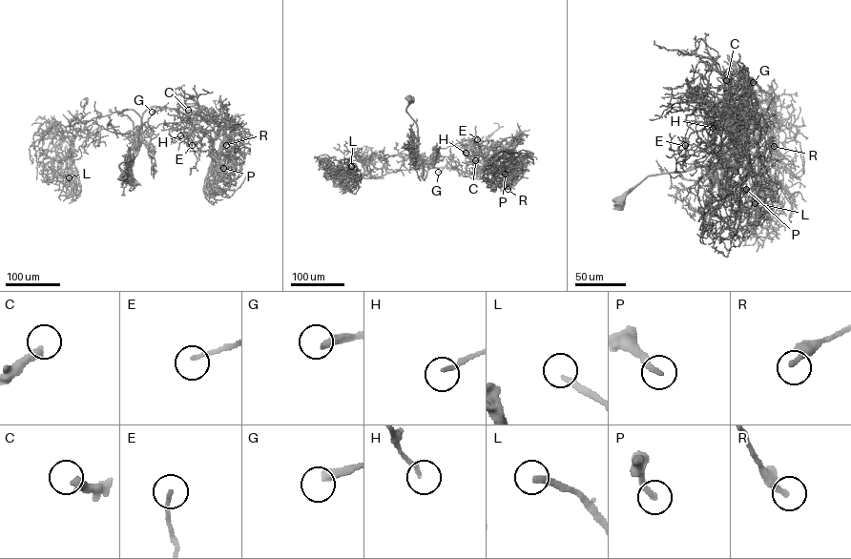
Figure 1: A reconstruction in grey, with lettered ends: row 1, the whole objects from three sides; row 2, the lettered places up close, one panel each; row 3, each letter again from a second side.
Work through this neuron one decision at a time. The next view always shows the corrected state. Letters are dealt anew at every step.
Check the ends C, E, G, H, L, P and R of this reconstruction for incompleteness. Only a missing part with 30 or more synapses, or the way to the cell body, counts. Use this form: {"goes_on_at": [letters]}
{"goes_on_at": ["G", "L", "P"]}

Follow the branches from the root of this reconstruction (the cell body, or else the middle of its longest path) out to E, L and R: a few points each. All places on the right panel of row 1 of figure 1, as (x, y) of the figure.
E: (619, 202), (648, 176), (727, 166), (767, 148), (745, 73), (751, 88), (727, 99), (716, 135), (685, 145)
L: (619, 202), (648, 176), (734, 162), (738, 155), (726, 113), (771, 93), (779, 160), (766, 195), (755, 203)
R: (619, 202), (648, 176), (727, 166), (767, 148), (743, 73), (759, 169), (759, 147), (772, 136), (774, 146)

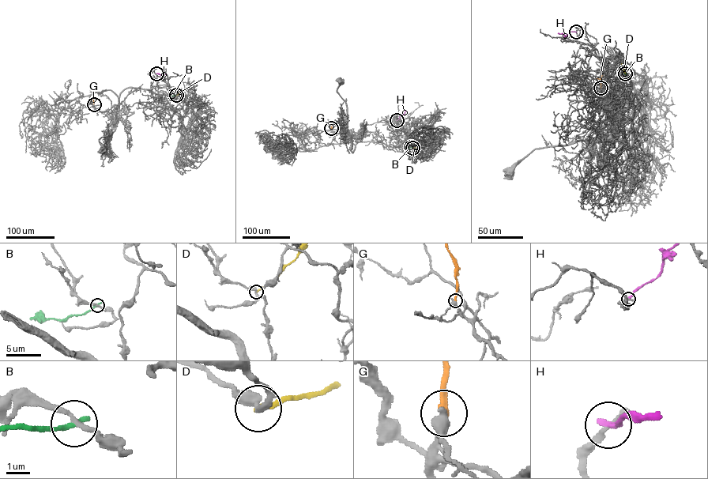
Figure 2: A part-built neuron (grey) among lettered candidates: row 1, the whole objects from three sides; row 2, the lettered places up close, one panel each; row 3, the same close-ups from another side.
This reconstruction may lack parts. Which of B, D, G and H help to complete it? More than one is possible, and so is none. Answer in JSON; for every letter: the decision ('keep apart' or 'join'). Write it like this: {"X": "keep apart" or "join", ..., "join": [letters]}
{"B": "keep apart", "D": "keep apart", "G": "join", "H": "keep apart", "join": ["G"]}

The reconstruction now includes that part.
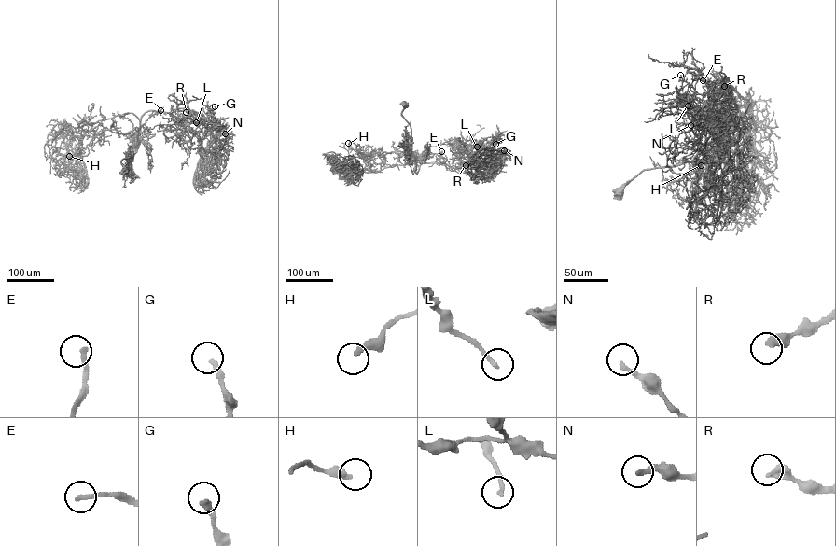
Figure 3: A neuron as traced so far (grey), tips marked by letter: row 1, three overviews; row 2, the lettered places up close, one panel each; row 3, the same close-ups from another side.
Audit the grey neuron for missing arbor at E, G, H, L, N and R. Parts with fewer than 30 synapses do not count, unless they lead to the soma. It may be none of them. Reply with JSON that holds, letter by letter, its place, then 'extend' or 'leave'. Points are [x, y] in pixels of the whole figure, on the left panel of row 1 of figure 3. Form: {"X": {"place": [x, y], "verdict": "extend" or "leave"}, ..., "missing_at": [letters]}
{"E": {"place": [160, 110], "verdict": "extend"}, "G": {"place": [215, 106], "verdict": "leave"}, "H": {"place": [69, 156], "verdict": "extend"}, "L": {"place": [196, 122], "verdict": "leave"}, "N": {"place": [225, 133], "verdict": "leave"}, "R": {"place": [186, 112], "verdict": "leave"}, "missing_at": ["E", "H"]}

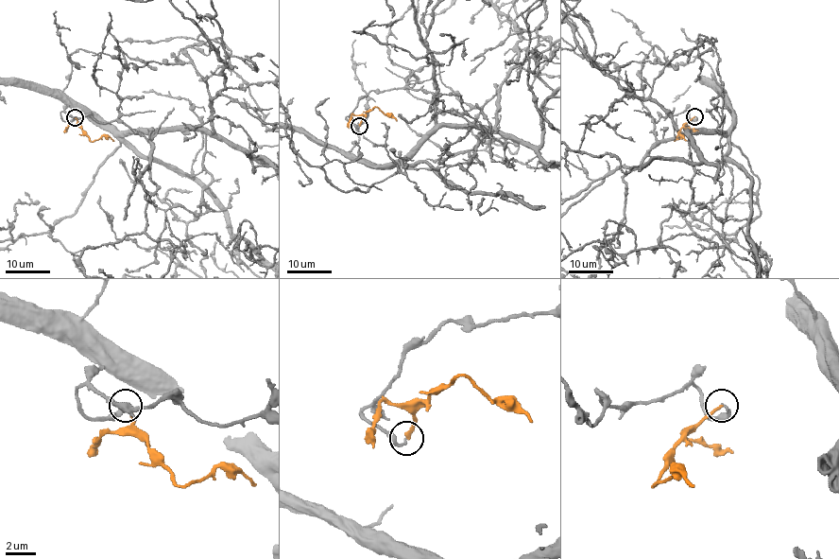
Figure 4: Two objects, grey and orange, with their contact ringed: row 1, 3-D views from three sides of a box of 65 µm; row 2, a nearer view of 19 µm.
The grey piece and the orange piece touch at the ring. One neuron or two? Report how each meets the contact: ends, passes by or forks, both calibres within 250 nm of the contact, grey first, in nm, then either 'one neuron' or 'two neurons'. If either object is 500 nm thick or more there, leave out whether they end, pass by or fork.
grey ends; orange ends; calibres 200 and 200 nm; one neuron

